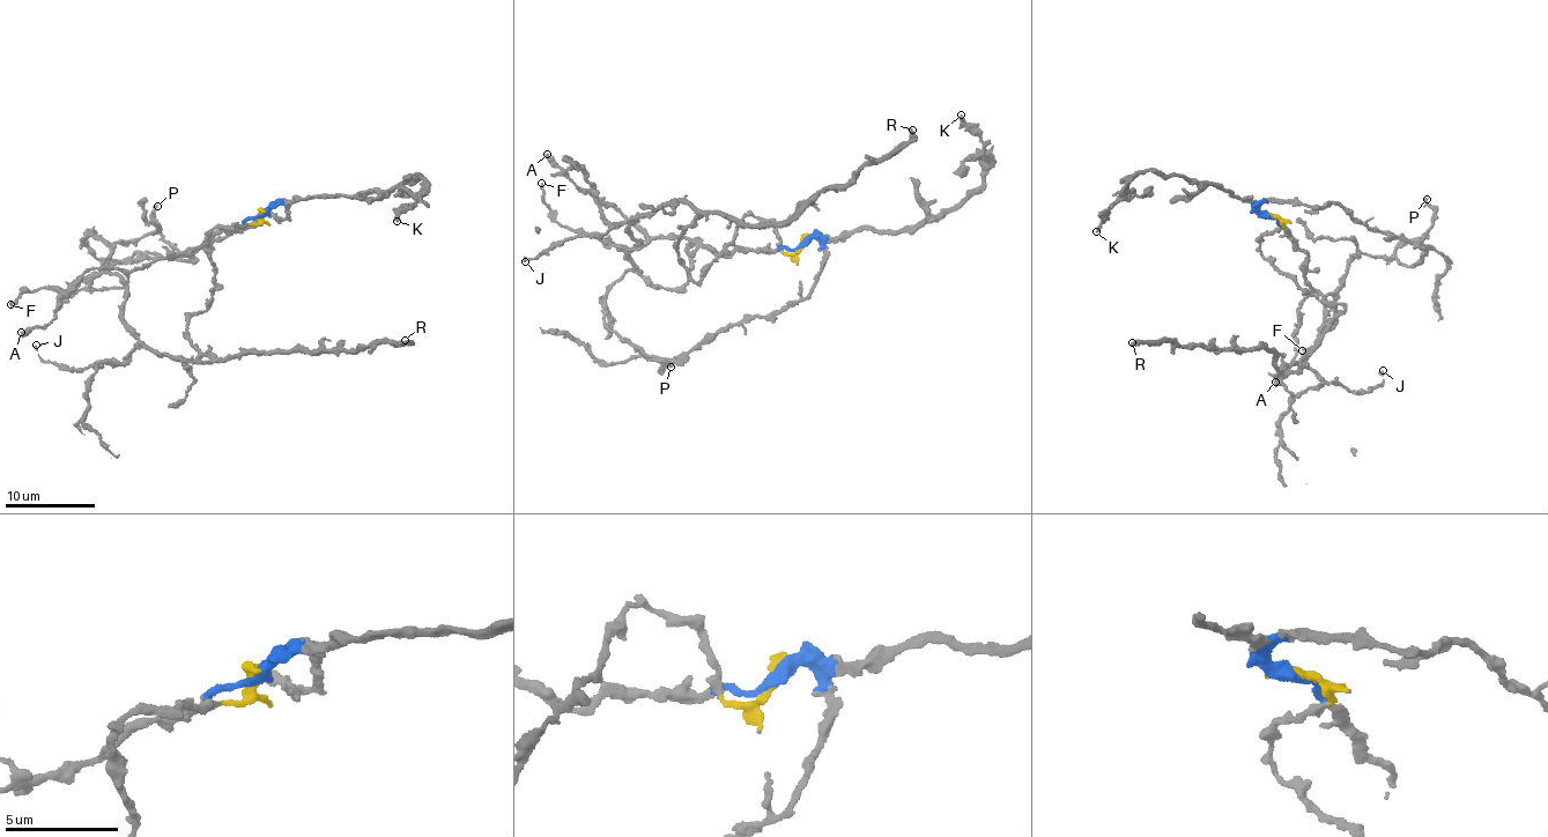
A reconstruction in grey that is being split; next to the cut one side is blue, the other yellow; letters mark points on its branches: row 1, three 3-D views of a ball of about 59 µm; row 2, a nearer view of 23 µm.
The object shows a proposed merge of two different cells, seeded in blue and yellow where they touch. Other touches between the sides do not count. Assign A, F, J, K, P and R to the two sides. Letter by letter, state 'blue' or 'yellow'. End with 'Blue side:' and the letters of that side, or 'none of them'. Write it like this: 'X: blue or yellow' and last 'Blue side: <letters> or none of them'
A: blue
F: blue
J: yellow
K: blue
P: blue
R: yellow
Blue side: A, F, K, P

